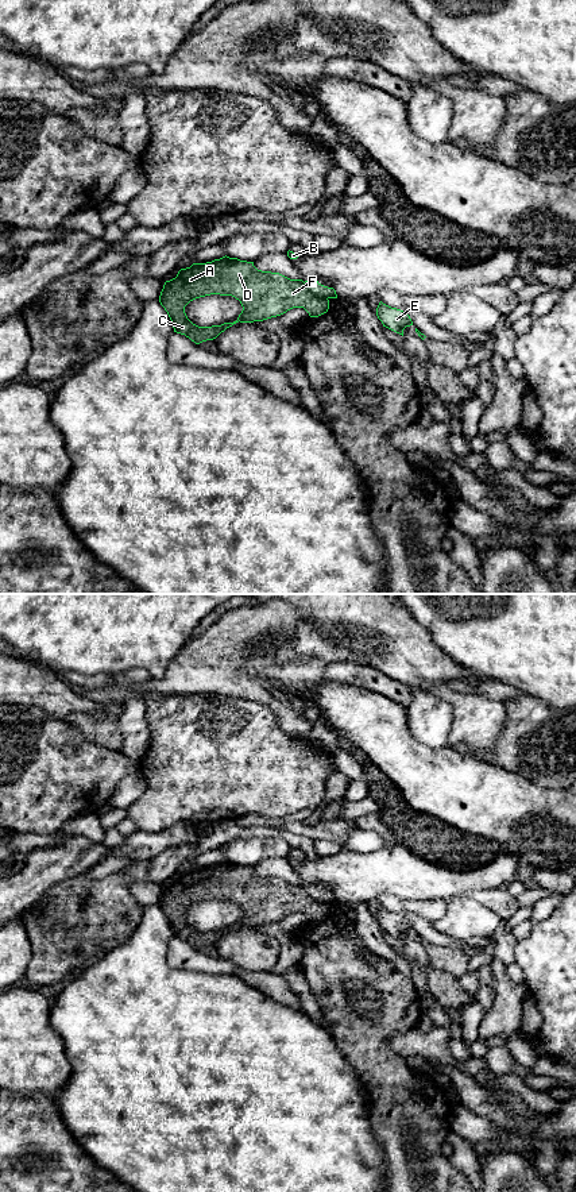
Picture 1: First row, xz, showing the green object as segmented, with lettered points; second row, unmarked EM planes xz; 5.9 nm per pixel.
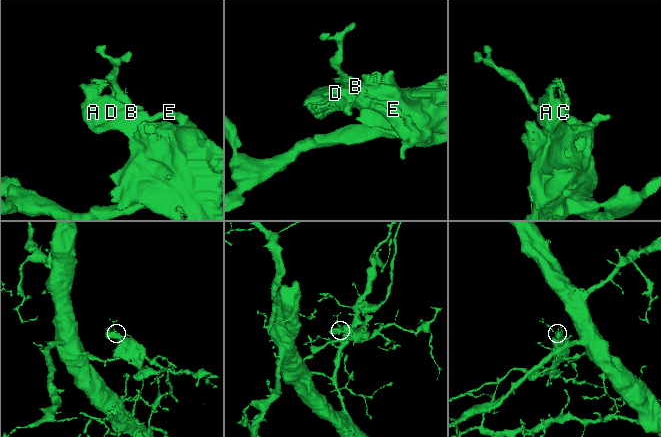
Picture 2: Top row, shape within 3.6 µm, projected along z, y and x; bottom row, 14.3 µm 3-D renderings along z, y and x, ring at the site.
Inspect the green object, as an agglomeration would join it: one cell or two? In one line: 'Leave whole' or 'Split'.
Split

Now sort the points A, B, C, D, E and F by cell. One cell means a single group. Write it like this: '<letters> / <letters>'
A C D F / B E

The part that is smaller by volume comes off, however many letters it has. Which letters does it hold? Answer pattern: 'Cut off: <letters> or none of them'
Cut off: A, C, D, F

